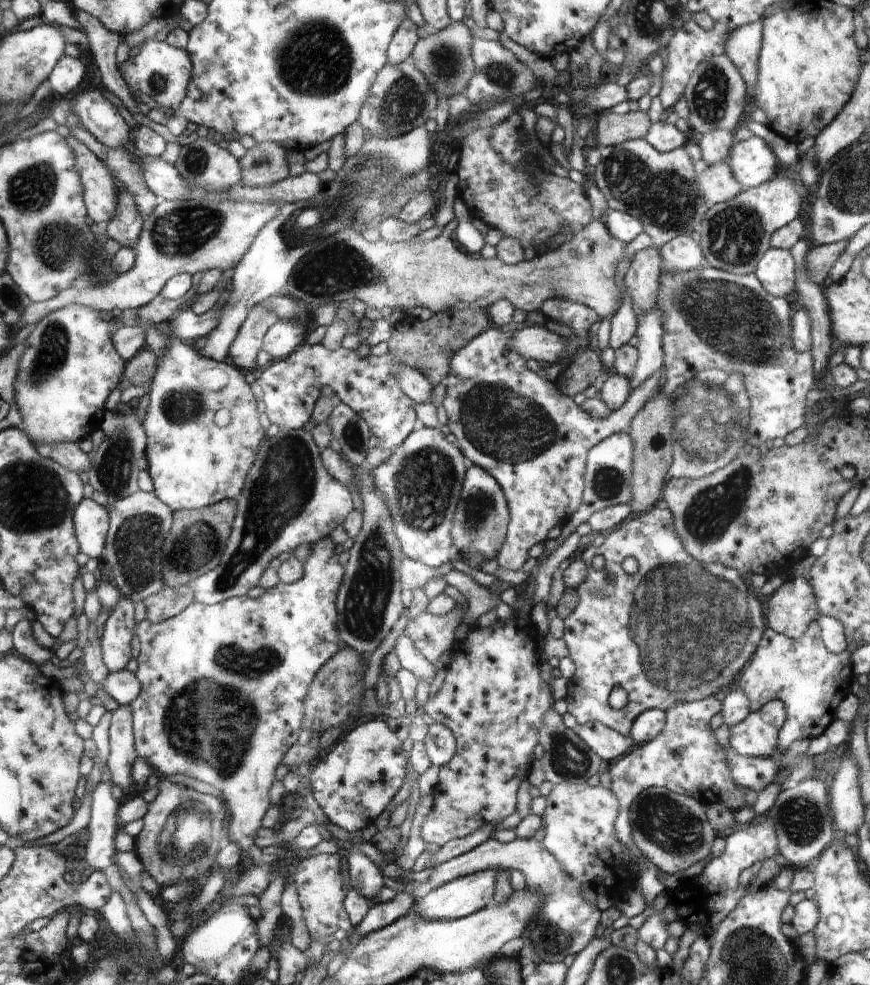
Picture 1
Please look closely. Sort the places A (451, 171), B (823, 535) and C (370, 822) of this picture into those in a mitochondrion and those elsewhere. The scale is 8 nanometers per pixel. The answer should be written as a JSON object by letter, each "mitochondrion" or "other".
{"A":"other","B":"other","C":"other"}

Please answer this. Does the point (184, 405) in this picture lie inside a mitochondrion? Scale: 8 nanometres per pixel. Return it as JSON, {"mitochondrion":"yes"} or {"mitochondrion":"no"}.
{"mitochondrion":"yes"}

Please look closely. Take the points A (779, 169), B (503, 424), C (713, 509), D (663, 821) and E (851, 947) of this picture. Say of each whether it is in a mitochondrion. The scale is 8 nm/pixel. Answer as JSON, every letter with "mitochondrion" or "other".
{"A":"other","B":"mitochondrion","C":"mitochondrion","D":"mitochondrion","E":"other"}

